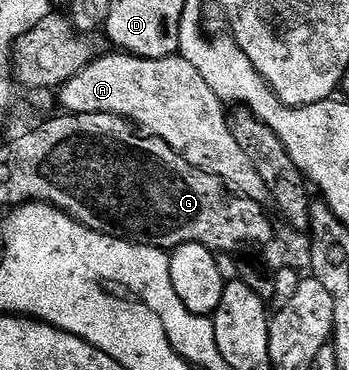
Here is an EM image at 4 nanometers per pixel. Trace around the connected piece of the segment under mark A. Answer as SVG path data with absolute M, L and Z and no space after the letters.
M126 53L111 54L115 55L100 54L89 65L85 65L85 69L77 73L77 77L73 77L58 88L59 103L63 106L60 108L64 112L72 115L85 113L120 115L146 134L155 135L168 143L178 155L189 161L189 165L216 175L234 195L261 204L268 202L267 190L261 176L258 175L257 169L253 169L249 157L245 157L241 145L237 145L237 141L231 136L231 131L227 128L228 112L224 103L217 97L217 93L213 93L213 89L205 85L205 75L197 73L197 69L193 69L193 65L189 65L189 61L185 61L179 55L171 55L168 59L142 59Z

